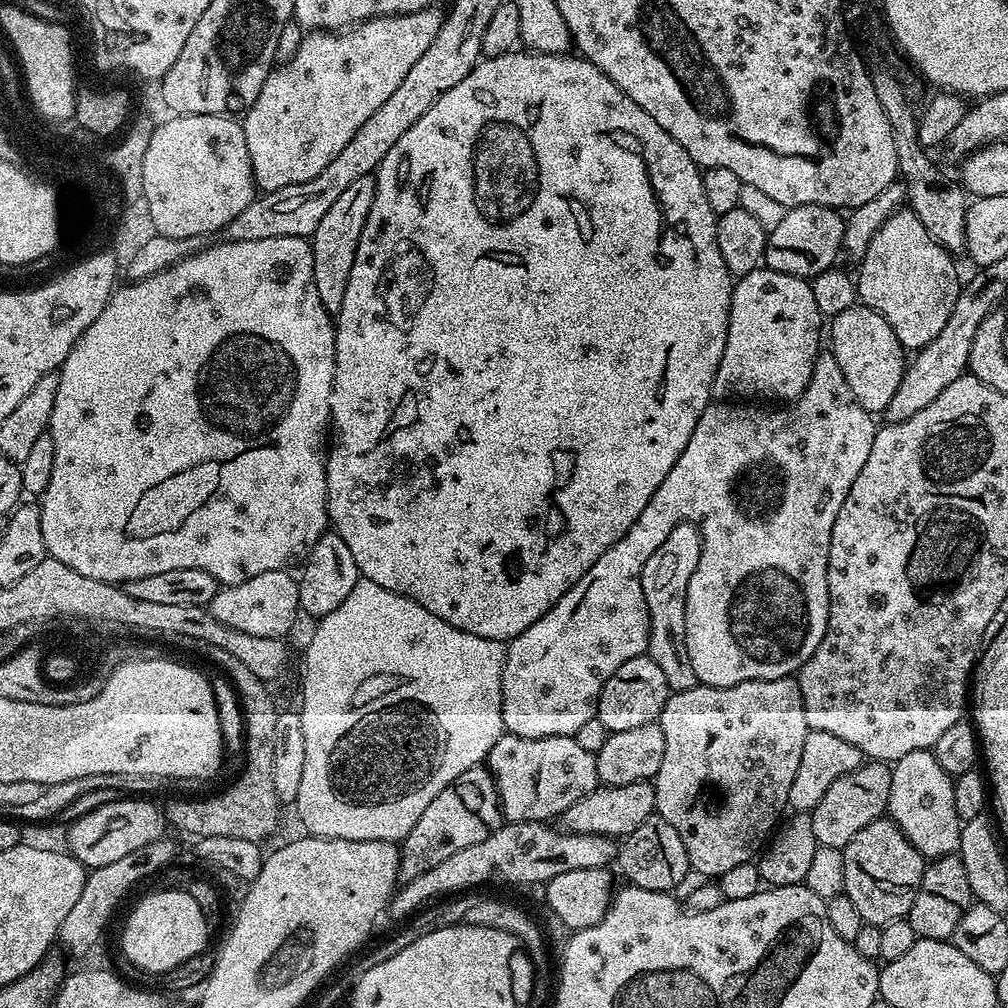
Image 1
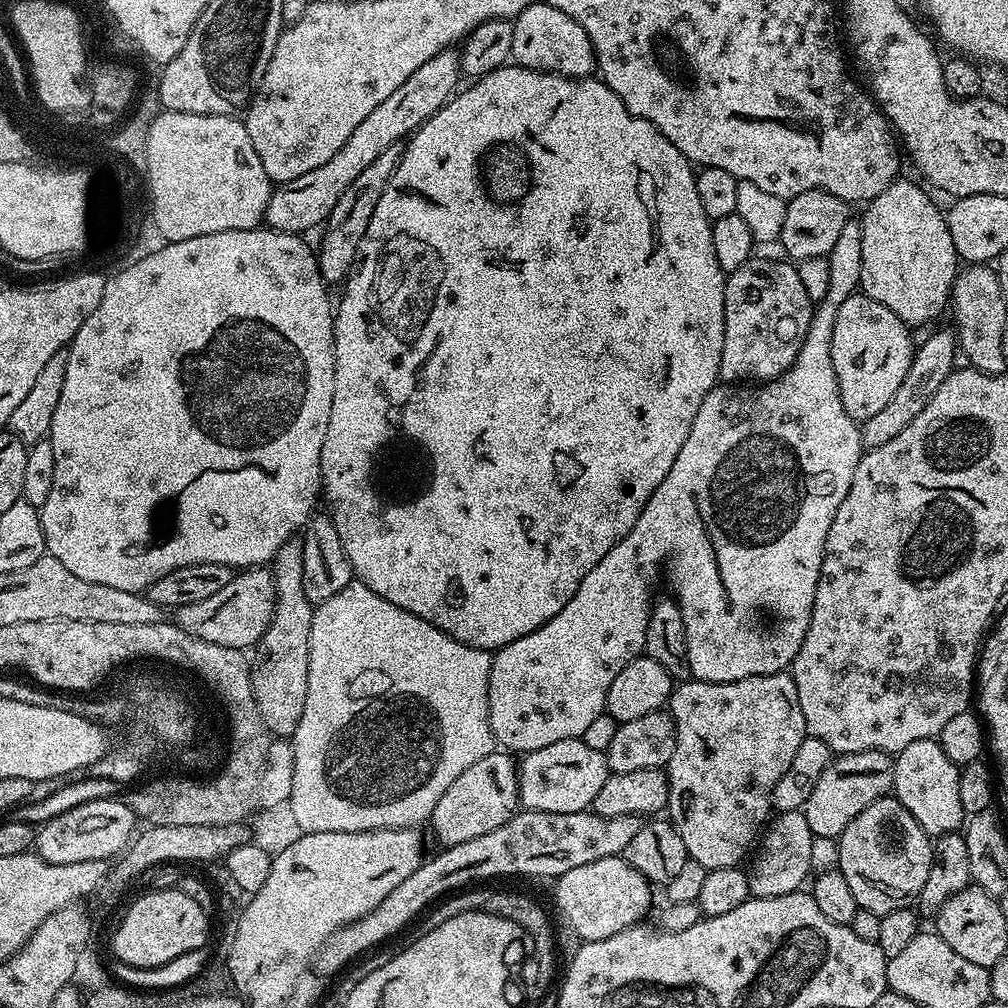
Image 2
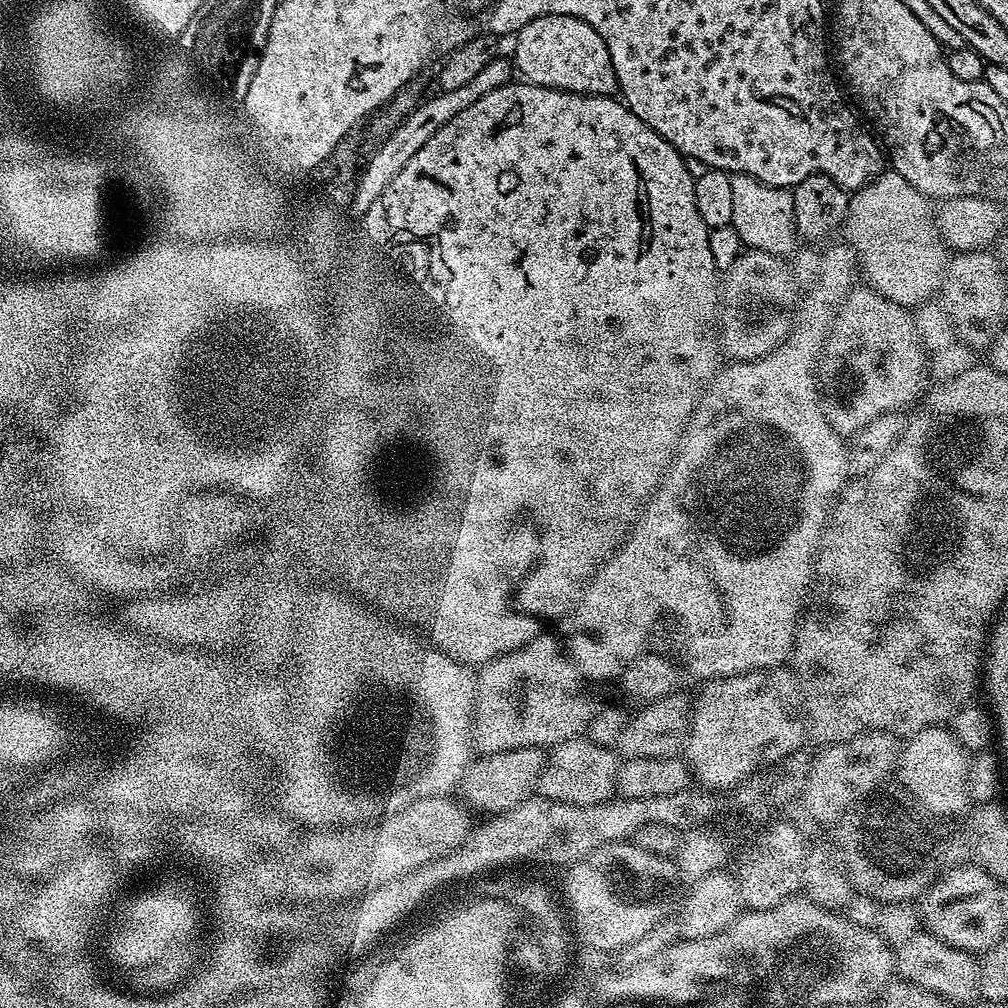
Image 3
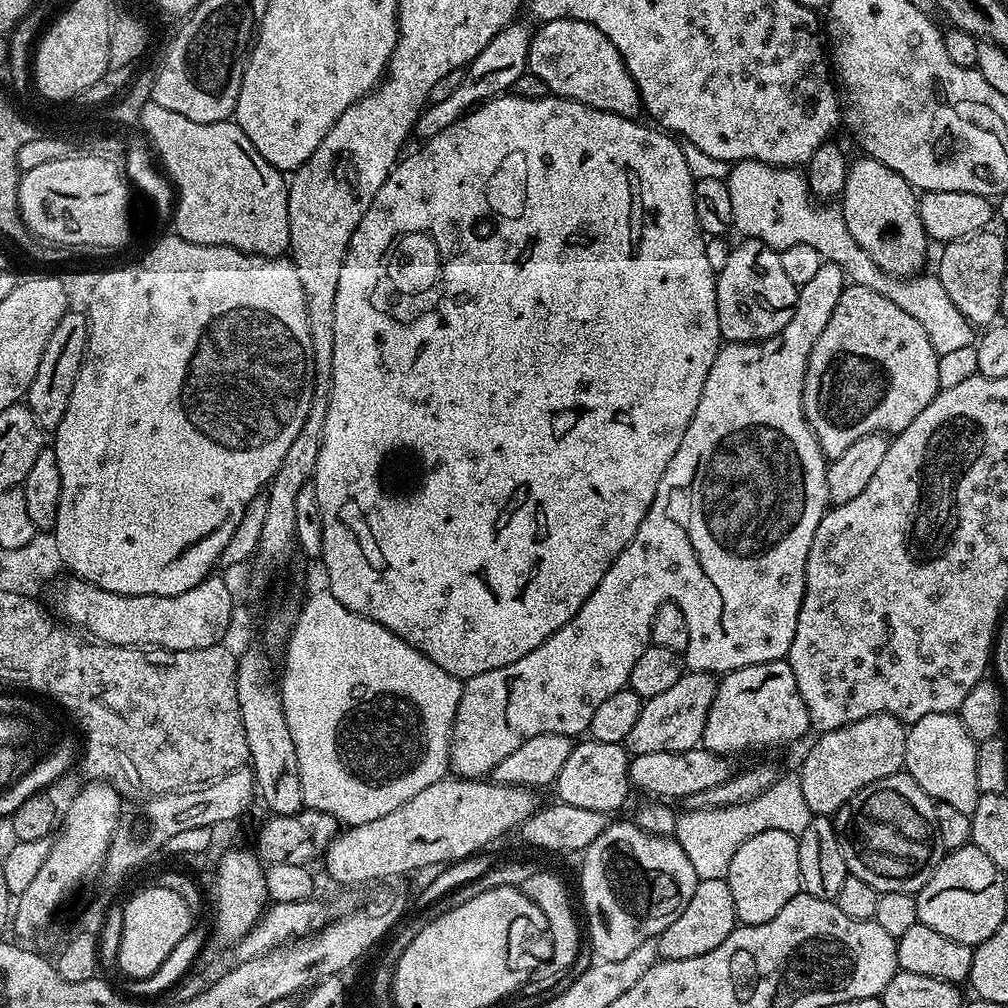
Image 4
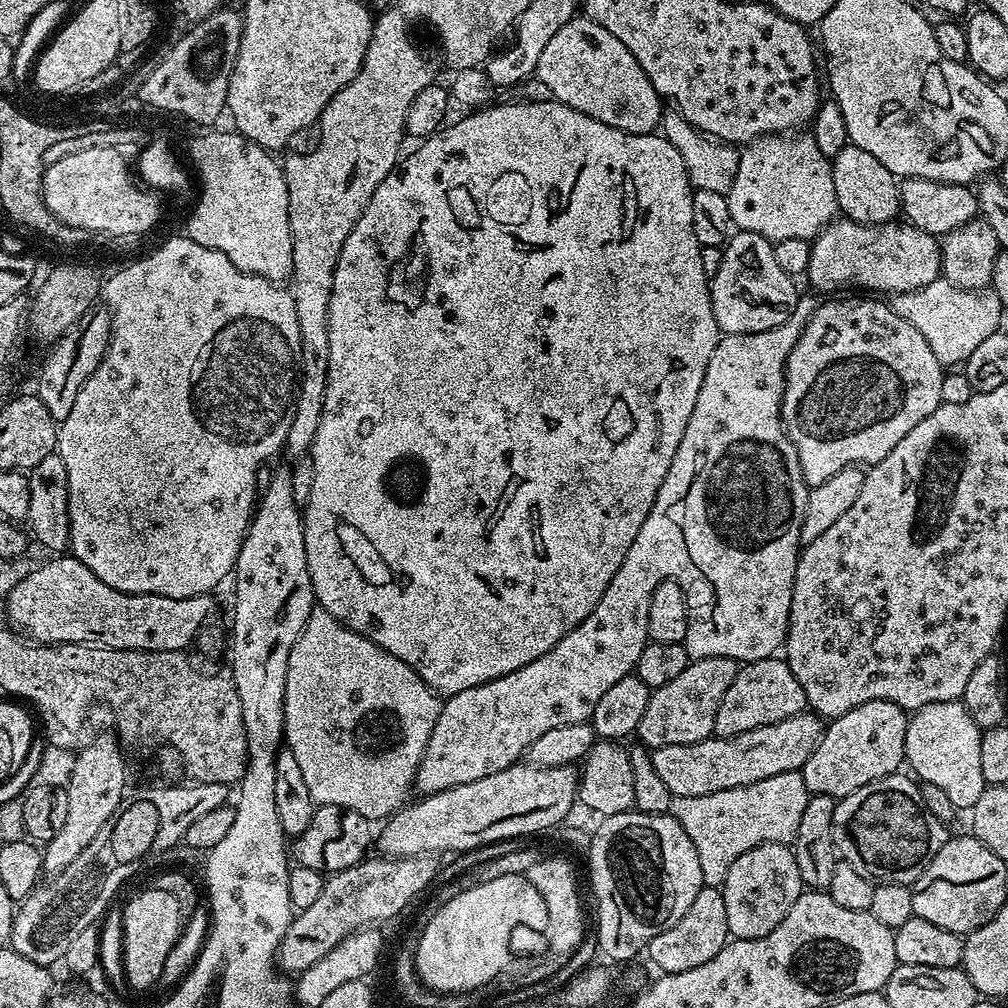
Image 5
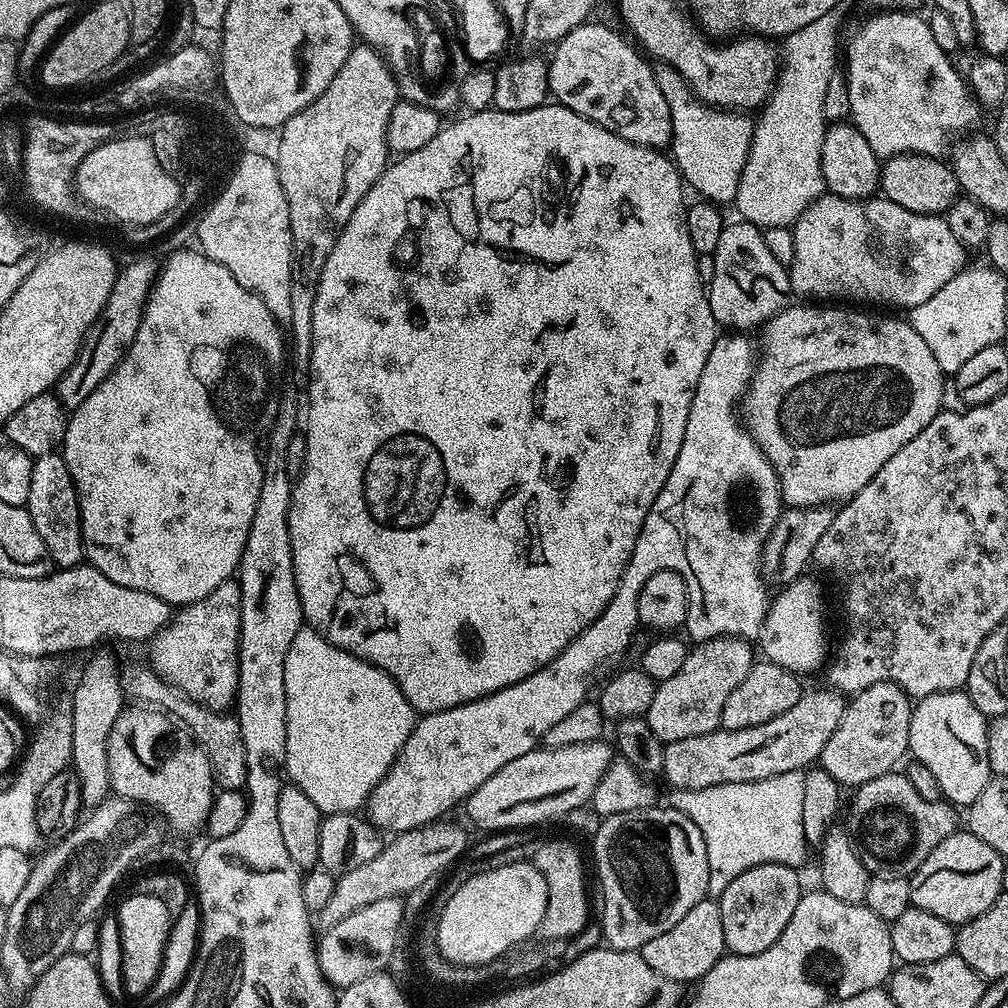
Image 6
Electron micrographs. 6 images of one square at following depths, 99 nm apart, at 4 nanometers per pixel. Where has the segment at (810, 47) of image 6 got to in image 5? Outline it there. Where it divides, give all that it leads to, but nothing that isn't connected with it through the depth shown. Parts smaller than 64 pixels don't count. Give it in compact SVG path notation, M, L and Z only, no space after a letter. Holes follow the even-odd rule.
M793 130L787 134L760 136L739 149L738 170L726 197L729 218L741 232L762 234L762 238L778 241L782 238L802 238L811 241L825 224L837 219L838 209L834 194L834 174L829 156L818 150L818 142L811 131Z

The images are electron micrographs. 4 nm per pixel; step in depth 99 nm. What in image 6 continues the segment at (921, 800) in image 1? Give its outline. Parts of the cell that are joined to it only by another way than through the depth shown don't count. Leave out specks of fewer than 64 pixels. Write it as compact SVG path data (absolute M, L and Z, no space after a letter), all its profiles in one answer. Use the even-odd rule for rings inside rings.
M967 691L939 692L915 701L910 718L909 753L915 763L934 774L941 797L953 806L972 804L993 777L986 754L987 729L988 720L970 702Z

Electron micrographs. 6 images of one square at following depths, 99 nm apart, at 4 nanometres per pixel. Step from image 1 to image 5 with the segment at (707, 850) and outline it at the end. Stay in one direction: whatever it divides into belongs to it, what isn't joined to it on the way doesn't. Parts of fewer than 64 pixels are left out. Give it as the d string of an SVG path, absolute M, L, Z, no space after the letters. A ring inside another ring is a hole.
M787 659L753 660L745 663L737 671L734 682L730 682L730 690L726 690L722 706L718 706L715 735L737 736L758 726L782 722L782 718L805 711L807 702L806 694L802 686L798 686L798 678L794 678L794 670L790 670Z

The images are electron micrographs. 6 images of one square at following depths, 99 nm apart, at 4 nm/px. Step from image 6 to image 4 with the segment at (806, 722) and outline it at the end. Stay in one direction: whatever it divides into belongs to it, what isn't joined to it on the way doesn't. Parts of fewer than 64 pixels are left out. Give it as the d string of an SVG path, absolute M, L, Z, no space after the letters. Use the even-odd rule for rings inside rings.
M697 746L690 750L682 750L681 752L667 752L662 750L659 754L638 754L632 756L628 762L628 783L633 789L636 788L640 792L646 792L650 798L667 798L672 802L682 802L690 794L702 794L702 790L710 790L712 786L718 786L722 782L726 782L730 777L729 757L720 756L716 752L709 752L703 746Z

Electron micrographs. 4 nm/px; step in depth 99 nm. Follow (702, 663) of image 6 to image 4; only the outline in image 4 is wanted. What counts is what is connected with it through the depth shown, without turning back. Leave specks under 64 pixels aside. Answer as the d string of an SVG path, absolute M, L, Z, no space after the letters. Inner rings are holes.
M703 670L685 671L674 686L669 686L663 694L654 694L654 698L644 700L642 714L630 730L626 747L632 756L638 754L659 754L660 751L681 752L697 747L704 739L706 718L714 702L718 680L713 673Z

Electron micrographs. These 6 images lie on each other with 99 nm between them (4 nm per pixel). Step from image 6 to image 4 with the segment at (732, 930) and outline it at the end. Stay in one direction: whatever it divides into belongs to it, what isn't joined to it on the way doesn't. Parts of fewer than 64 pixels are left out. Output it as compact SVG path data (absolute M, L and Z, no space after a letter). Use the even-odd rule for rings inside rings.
M762 830L762 834L754 834L734 850L734 858L730 858L728 875L726 877L730 886L730 895L734 898L736 919L740 924L761 924L770 922L774 914L790 902L802 891L800 887L800 871L798 870L798 839L786 834L786 830Z

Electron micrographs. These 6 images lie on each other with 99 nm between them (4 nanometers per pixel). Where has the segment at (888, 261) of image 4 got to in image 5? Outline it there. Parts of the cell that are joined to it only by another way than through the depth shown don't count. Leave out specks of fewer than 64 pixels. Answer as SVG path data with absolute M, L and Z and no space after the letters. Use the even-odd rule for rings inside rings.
M851 142L838 154L831 157L834 174L834 194L837 209L847 219L857 220L860 224L887 224L897 219L900 212L900 186L897 177L886 166L882 166L868 154Z

